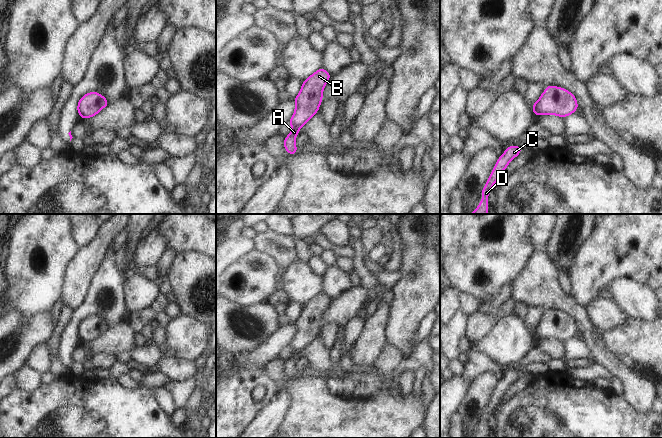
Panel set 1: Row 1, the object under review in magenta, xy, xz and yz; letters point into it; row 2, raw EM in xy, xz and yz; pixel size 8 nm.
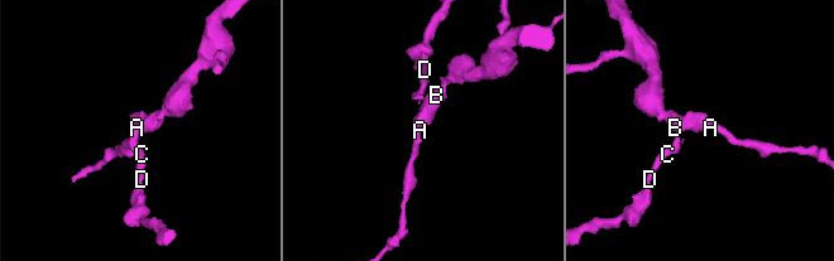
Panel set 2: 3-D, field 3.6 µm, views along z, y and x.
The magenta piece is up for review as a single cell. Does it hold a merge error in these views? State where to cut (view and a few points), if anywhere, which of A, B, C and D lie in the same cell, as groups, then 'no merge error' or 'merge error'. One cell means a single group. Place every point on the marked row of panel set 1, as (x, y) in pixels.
xy (77, 108), (78, 112) | A B / C D | merge error

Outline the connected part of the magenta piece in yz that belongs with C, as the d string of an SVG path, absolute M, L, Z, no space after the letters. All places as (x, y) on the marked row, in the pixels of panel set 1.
M511 145L505 149L504 153L500 157L498 157L485 186L481 190L481 195L483 198L479 202L477 208L470 214L488 214L489 201L487 198L493 189L494 184L502 176L510 162L520 153L522 153L522 148L520 145Z

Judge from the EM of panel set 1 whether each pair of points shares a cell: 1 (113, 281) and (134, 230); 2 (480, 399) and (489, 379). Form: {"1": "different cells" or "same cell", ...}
{"1": "different cells", "2": "same cell"}

